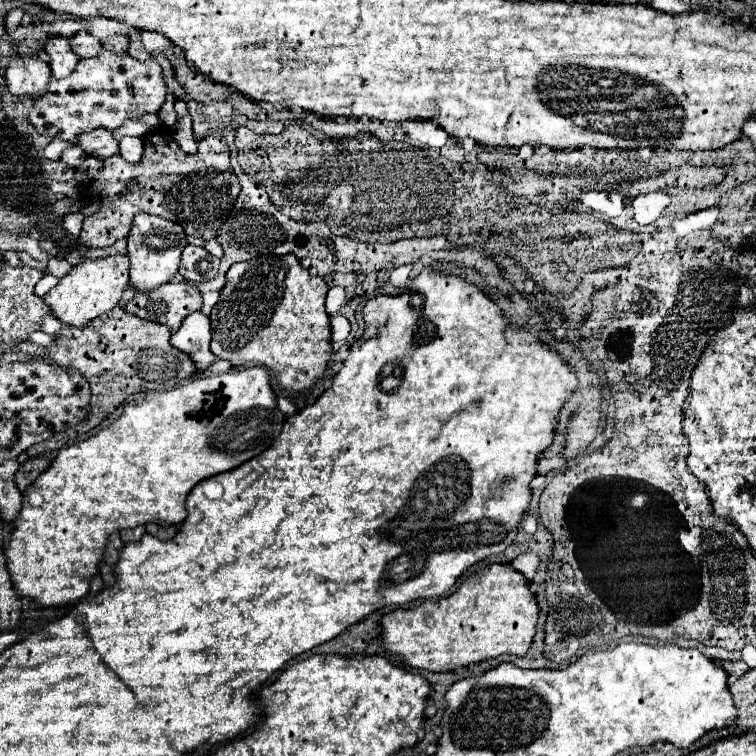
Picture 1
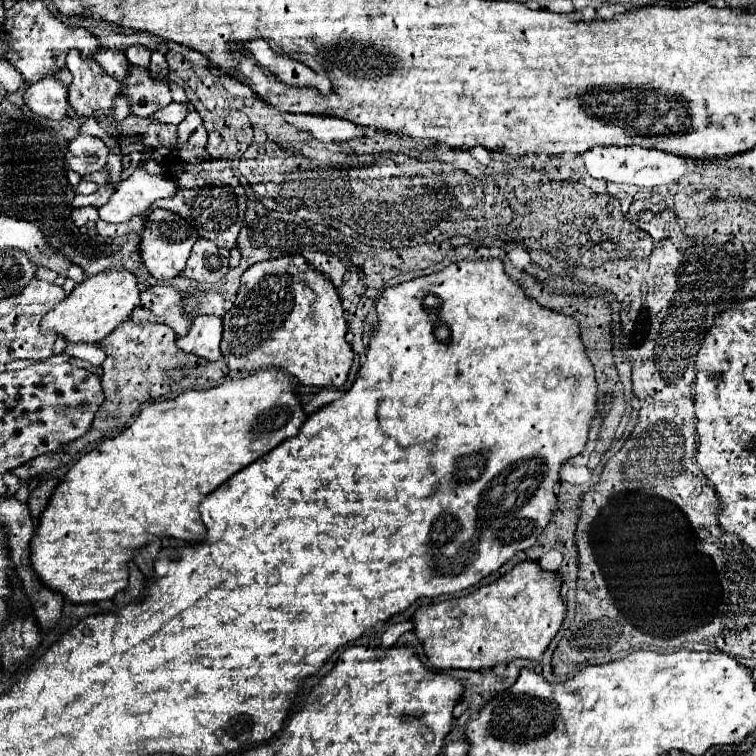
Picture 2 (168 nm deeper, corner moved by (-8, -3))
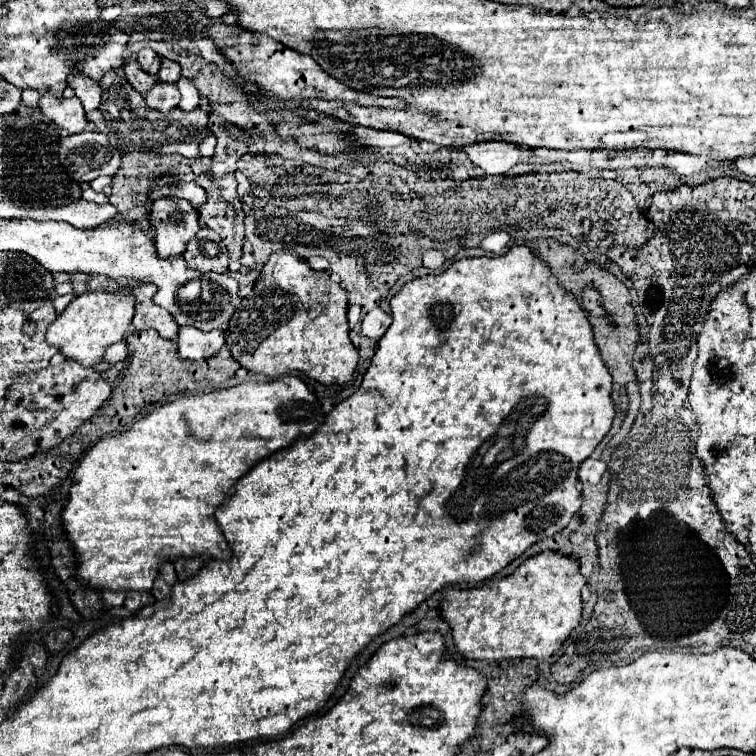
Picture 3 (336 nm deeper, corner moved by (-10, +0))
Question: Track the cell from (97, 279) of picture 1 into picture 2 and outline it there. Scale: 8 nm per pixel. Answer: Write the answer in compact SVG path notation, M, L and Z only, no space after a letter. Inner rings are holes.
M127 269L103 271L75 285L75 289L45 315L41 325L45 325L47 331L55 329L71 343L99 343L123 319L127 319L137 305L139 305L139 289L135 275Z

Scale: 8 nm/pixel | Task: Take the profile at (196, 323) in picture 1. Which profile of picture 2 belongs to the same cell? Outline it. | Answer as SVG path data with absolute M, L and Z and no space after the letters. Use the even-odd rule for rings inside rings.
M197 315L193 319L189 333L185 337L179 337L177 345L187 353L195 353L203 359L217 361L221 359L221 349L219 349L221 331L223 331L223 323L219 317Z

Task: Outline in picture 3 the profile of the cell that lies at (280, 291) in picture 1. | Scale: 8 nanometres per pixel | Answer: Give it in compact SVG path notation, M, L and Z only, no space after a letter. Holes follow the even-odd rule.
M295 252L273 254L261 270L251 294L241 300L241 306L231 316L225 332L231 356L247 370L275 378L281 374L303 372L319 384L345 384L353 378L359 356L349 338L347 324L347 290L329 278L329 272L313 270Z

